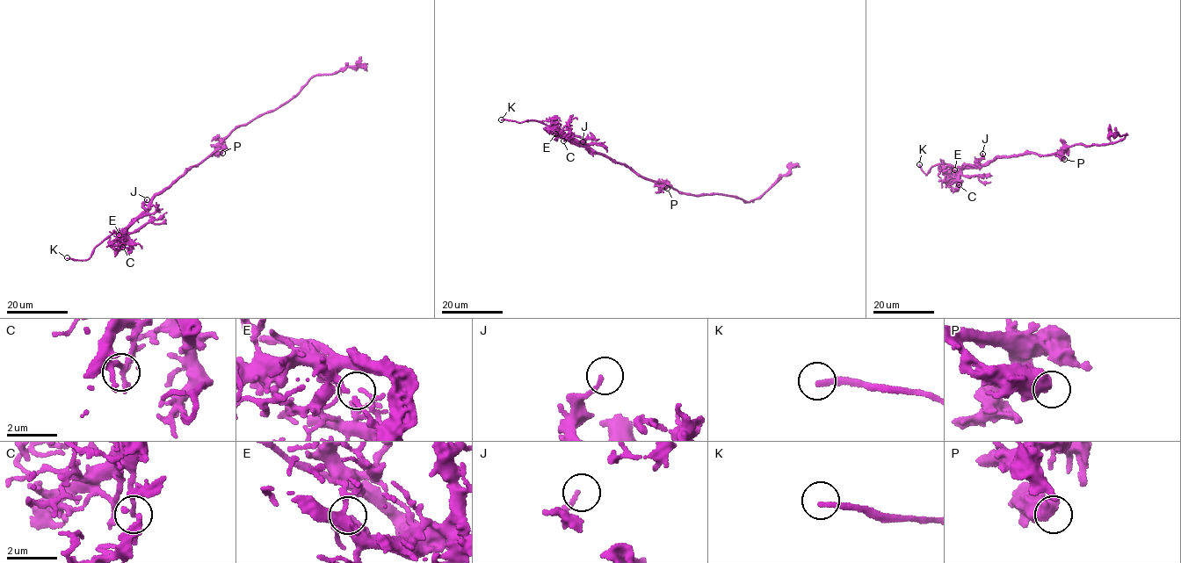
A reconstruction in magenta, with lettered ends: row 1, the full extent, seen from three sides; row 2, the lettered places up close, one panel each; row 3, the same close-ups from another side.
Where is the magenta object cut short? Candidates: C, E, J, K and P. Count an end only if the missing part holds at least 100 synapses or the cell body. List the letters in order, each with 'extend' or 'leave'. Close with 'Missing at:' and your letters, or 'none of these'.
C: leave
E: leave
J: leave
K: extend
P: leave
Missing at: K

